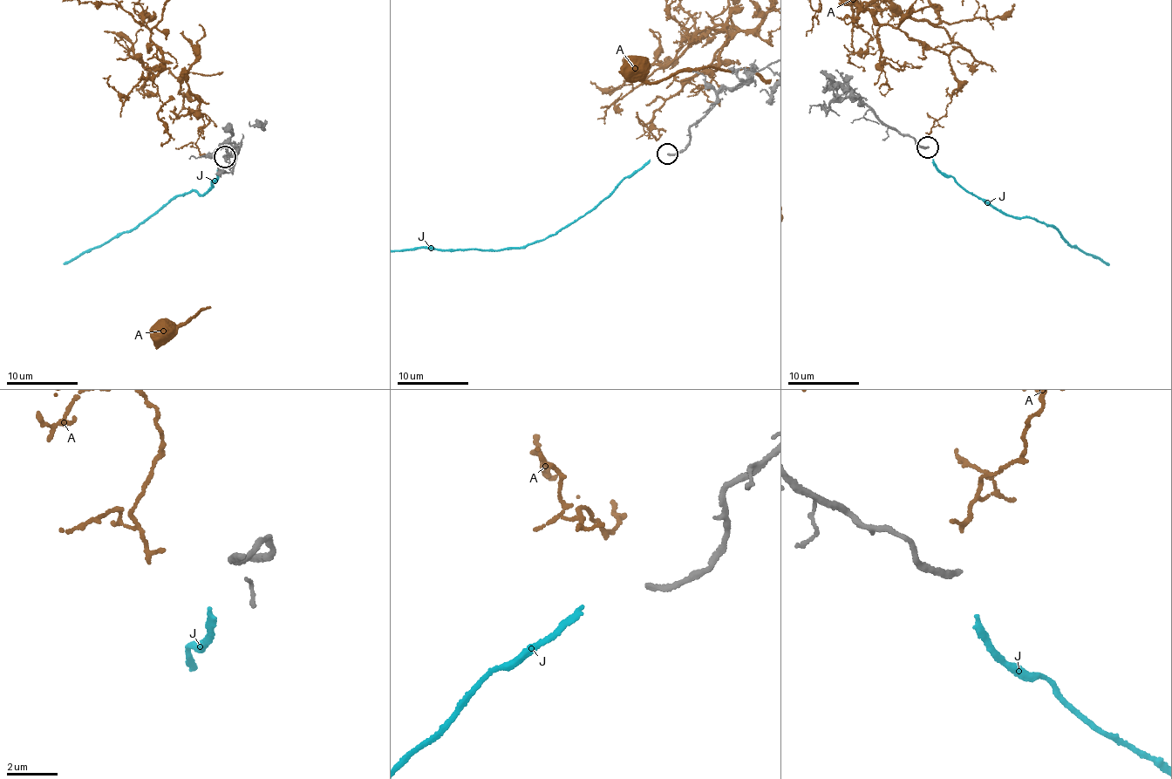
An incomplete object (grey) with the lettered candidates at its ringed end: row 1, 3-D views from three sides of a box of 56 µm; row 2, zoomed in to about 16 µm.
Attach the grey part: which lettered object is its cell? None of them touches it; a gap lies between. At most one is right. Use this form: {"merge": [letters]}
{"merge": ["J"]}

